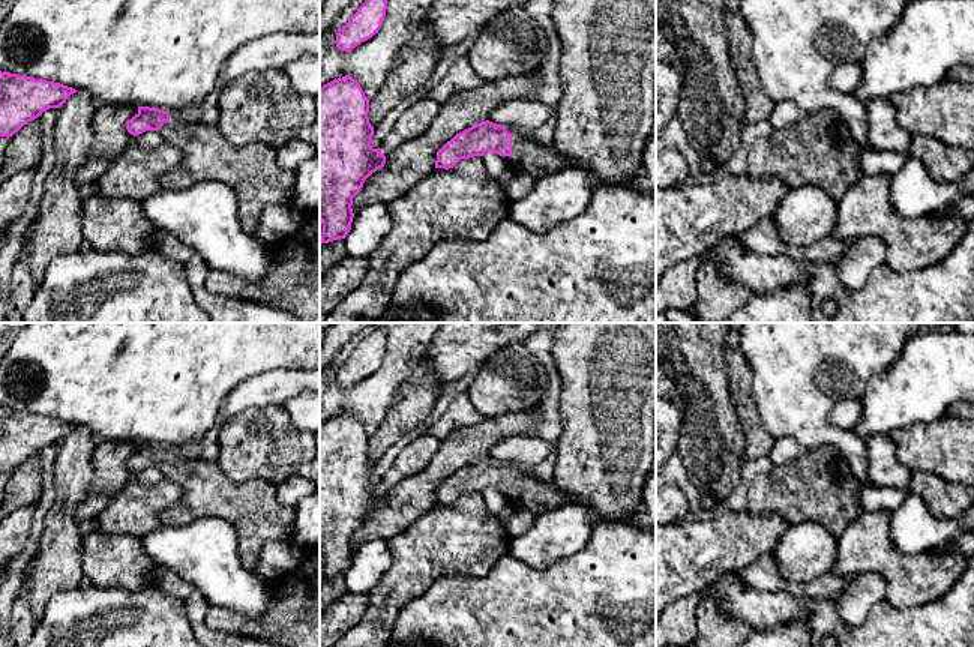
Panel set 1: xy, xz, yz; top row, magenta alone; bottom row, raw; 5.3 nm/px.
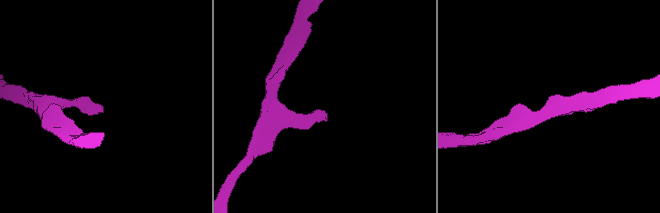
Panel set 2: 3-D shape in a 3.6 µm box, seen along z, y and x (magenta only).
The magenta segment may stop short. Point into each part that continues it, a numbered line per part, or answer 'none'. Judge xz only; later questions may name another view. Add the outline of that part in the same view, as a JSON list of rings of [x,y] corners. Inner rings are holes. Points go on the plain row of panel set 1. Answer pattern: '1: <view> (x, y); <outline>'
1: xz (529, 493); [[[506,462],[512,470],[512,491],[504,492],[513,509],[524,509],[539,515],[555,506],[563,506],[569,497],[554,482],[543,482],[533,474],[533,470]]]

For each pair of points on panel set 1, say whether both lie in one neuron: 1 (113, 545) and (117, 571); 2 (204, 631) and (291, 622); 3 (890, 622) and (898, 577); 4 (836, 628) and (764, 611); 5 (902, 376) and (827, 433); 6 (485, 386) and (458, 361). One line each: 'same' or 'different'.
1: same
2: different
3: different
4: same
5: different
6: different

